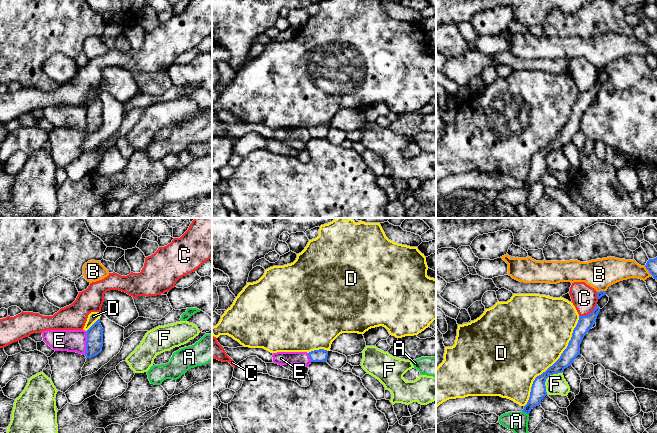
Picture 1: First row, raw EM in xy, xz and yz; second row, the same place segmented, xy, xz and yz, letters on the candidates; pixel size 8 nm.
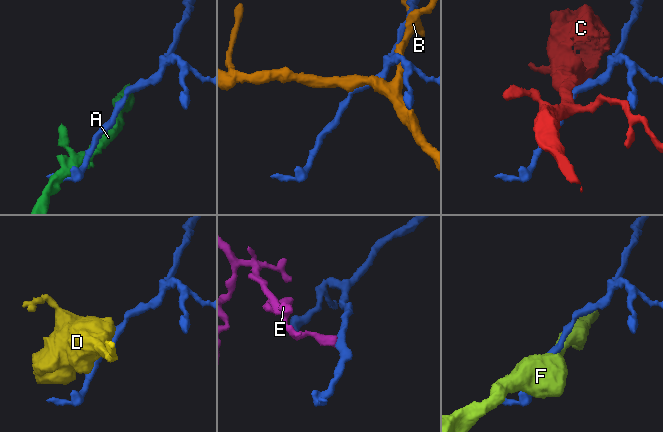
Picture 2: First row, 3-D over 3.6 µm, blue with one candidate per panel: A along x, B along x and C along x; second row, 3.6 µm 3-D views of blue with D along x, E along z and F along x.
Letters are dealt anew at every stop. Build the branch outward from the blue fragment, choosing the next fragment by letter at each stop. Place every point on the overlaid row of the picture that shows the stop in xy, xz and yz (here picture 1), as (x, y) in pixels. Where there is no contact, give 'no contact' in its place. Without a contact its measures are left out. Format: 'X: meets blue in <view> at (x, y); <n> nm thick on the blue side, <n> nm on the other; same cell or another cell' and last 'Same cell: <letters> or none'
A: meets blue in yz at (525, 412); 130 nm thick on the blue side, 160 nm on the other; another cell
B: meets blue in yz at (648, 270); 90 nm thick on the blue side, 180 nm on the other; another cell
C: meets blue in yz at (588, 314); 120 nm thick on the blue side, 200 nm on the other; another cell
D: meets blue in yz at (554, 363); 120 nm thick on the blue side, 500 nm on the other; another cell
E: meets blue in xy at (86, 343); 140 nm thick on the blue side, 180 nm on the other; another cell
F: meets blue in yz at (546, 378); 130 nm thick on the blue side, 160 nm on the other; another cell
Same cell: none

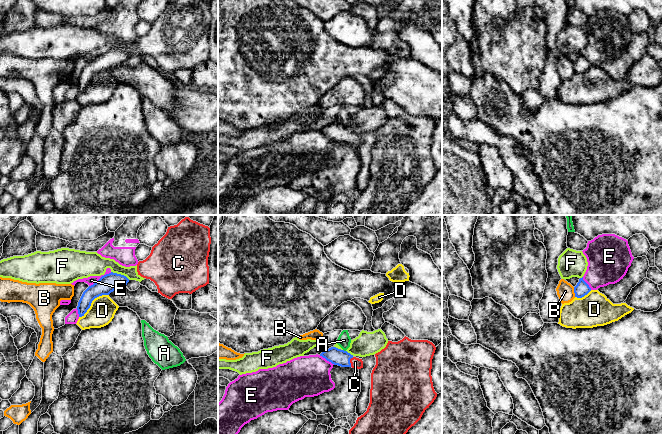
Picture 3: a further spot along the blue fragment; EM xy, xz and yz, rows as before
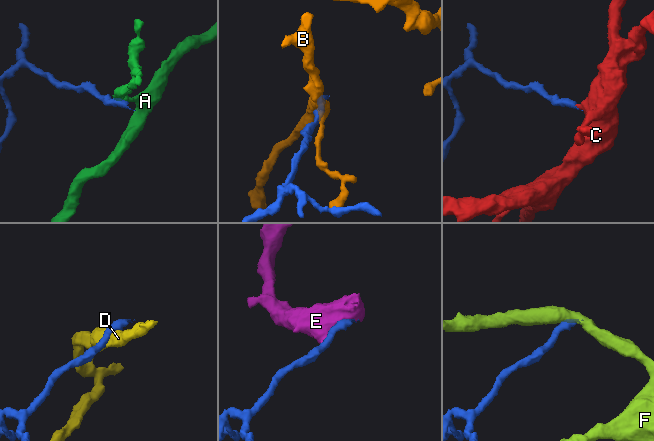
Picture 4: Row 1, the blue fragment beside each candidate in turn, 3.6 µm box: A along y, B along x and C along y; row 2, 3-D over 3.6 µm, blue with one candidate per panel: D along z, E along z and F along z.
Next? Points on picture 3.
A: meets blue in xz at (343, 350); 130 nm thick on the blue side, 110 nm on the other; another cell
B: meets blue in yz at (574, 292); 110 nm thick on the blue side, 140 nm on the other; another cell
C: meets blue in xz at (349, 361); 130 nm thick on the blue side, 80 nm on the other; same cell
D: meets blue in xy at (91, 302); 150 nm thick on the blue side, 200 nm on the other; another cell
E: meets blue in xy at (101, 277); 150 nm thick on the blue side, 70 nm on the other; another cell
F: meets blue in xy at (120, 274); 150 nm thick on the blue side, 190 nm on the other; another cell
Same cell: C

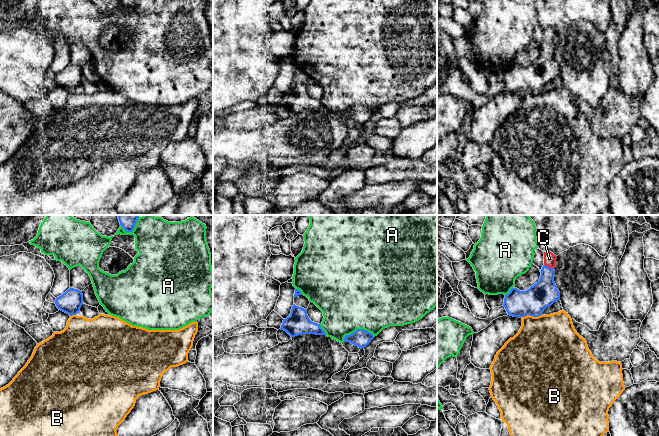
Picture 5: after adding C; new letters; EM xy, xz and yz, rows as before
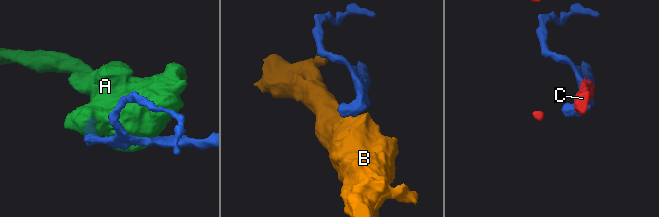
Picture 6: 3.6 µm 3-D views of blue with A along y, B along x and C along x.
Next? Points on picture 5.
A: meets blue in xz at (357, 329); 140 nm thick on the blue side, 500 nm on the other; another cell
B: meets blue in yz at (531, 315); 220 nm thick on the blue side, 440 nm on the other; another cell
C: meets blue in yz at (549, 267); 220 nm thick on the blue side, 100 nm on the other; same cell
Same cell: C

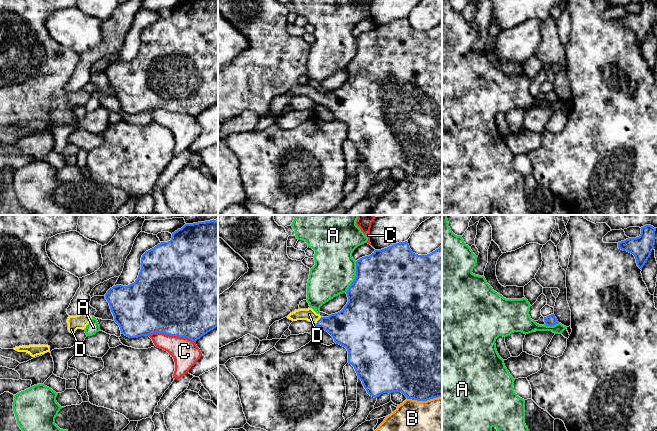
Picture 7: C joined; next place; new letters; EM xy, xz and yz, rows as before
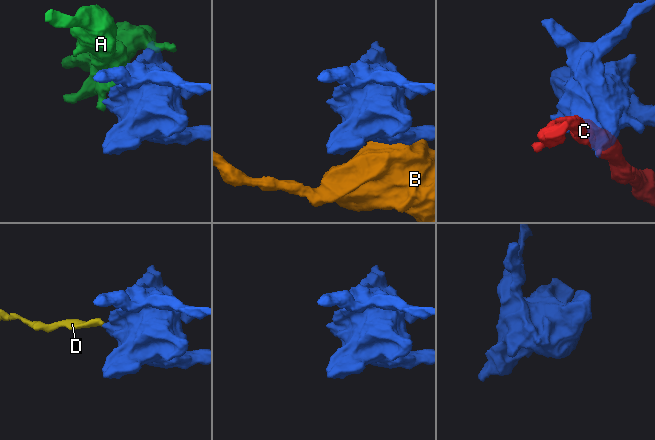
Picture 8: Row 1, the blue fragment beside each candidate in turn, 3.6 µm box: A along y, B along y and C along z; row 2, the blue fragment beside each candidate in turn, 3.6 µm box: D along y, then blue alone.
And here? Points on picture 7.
A: meets blue in xz at (355, 277); 500 nm thick on the blue side, 340 nm on the other; another cell
B: meets blue in xz at (424, 400); 500 nm thick on the blue side, 280 nm on the other; another cell
C: meets blue in xy at (171, 335); 500 nm thick on the blue side, 220 nm on the other; another cell
D: meets blue in xz at (317, 321); 280 nm thick on the blue side, 100 nm on the other; same cell
Same cell: D

